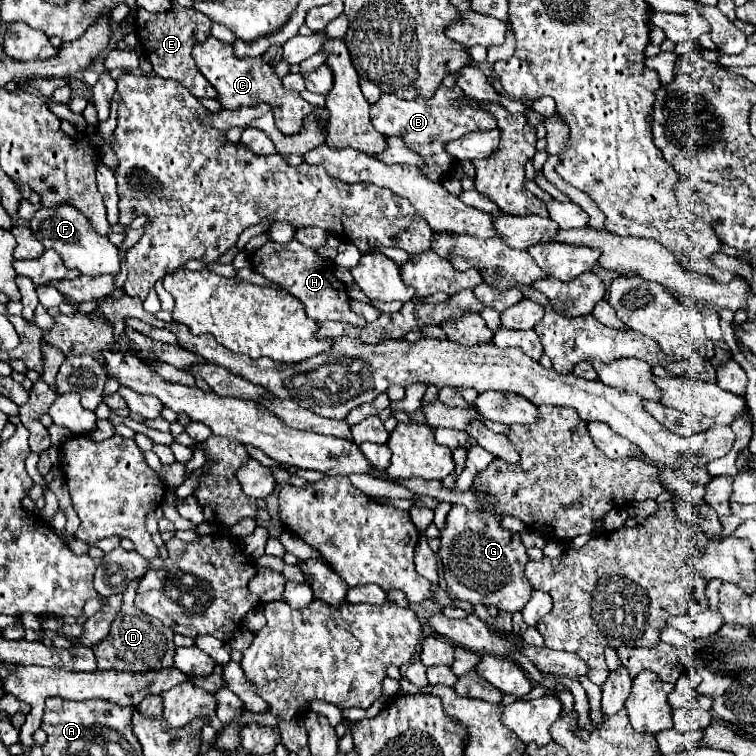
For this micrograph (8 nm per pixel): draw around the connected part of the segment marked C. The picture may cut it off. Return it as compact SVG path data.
M208 36L206 42L198 42L192 50L192 56L196 60L198 70L218 90L216 100L230 110L236 110L240 106L258 106L258 104L266 102L272 106L274 118L276 118L276 128L282 134L296 134L302 128L304 116L308 116L312 112L322 120L322 124L326 124L326 120L328 120L326 108L314 108L306 100L302 100L298 92L284 90L280 78L274 76L272 66L264 64L260 56L258 58L236 58L232 52L232 46L214 36Z

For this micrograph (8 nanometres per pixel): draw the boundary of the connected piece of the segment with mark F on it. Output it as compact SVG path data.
M58 206L58 208L42 208L34 214L30 220L30 228L40 238L44 248L54 248L68 268L76 268L82 274L88 276L100 276L100 274L120 274L120 254L118 248L108 240L108 236L96 234L92 226L88 226L88 218L80 214L74 206Z

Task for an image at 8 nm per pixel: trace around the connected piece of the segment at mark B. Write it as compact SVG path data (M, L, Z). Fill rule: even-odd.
M440 86L436 90L436 94L432 98L428 98L428 102L424 102L424 98L400 100L396 96L382 94L380 100L376 104L372 104L370 118L372 118L374 128L380 134L402 138L408 148L416 150L416 154L420 154L424 158L424 166L420 166L420 172L428 180L442 182L452 174L454 164L456 164L452 154L448 154L448 150L444 150L448 140L456 140L474 130L496 128L496 118L492 118L492 114L488 114L488 110L472 108L468 102L464 102L464 98L466 98L466 94L460 86L456 86L456 88Z

